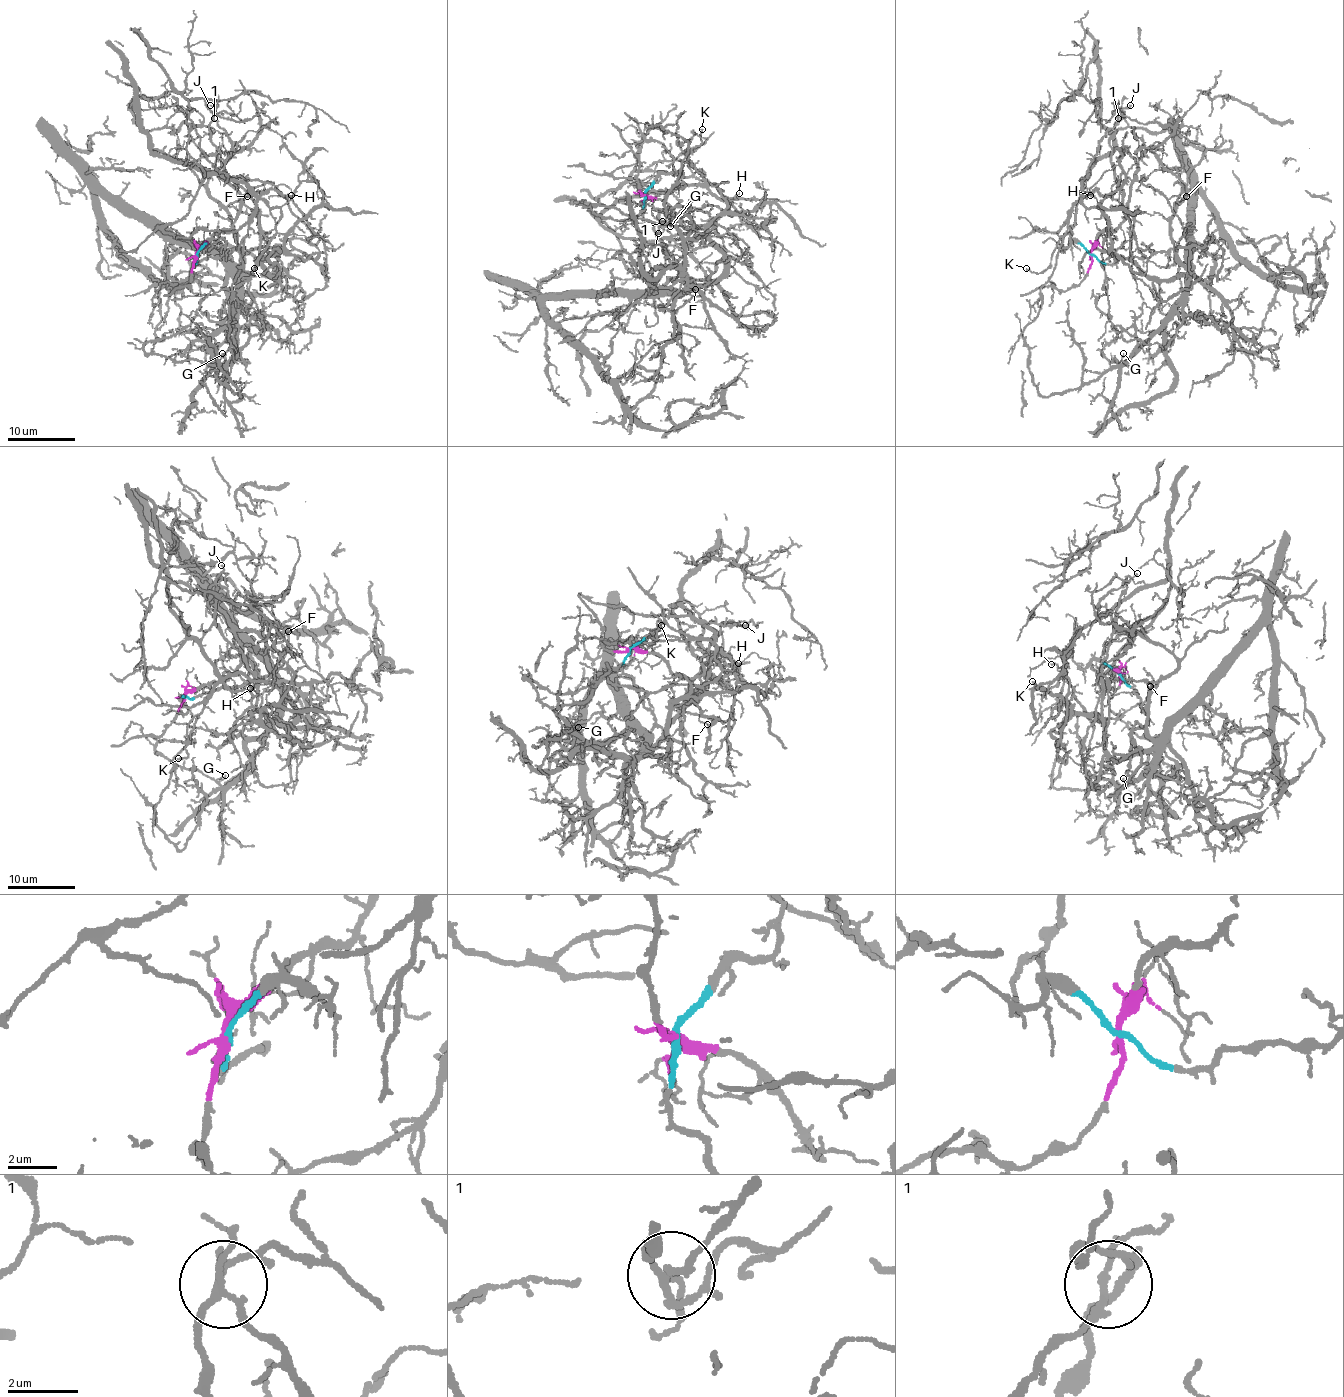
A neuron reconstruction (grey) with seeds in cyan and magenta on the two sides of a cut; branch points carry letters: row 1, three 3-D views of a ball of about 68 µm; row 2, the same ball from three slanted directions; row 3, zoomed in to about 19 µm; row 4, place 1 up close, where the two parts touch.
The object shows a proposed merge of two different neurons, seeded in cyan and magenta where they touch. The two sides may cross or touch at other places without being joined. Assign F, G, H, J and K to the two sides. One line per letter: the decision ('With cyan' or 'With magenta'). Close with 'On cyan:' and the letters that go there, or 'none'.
F: With cyan
G: With cyan
H: With magenta
J: With magenta
K: With magenta
On cyan: F, G

